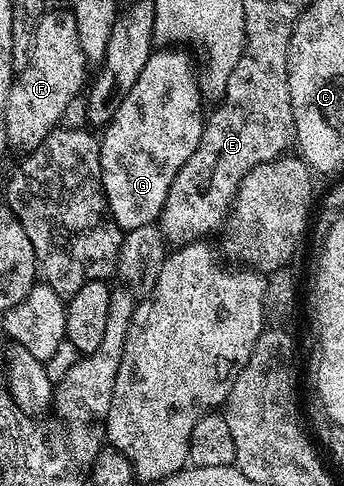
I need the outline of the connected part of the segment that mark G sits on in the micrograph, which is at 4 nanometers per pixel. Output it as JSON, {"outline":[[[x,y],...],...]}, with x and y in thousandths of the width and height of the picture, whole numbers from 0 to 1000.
{"outline":[[[445,107],[424,138],[413,138],[390,179],[378,179],[378,187],[337,222],[337,235],[299,267],[305,274],[291,290],[291,342],[302,397],[314,403],[326,447],[352,473],[439,463],[462,449],[494,393],[494,377],[506,377],[506,360],[529,352],[529,335],[541,335],[541,327],[564,319],[599,255],[599,233],[581,226],[581,191],[587,193],[587,183],[576,173],[573,152],[570,158],[558,152],[558,142],[529,111]]]}

